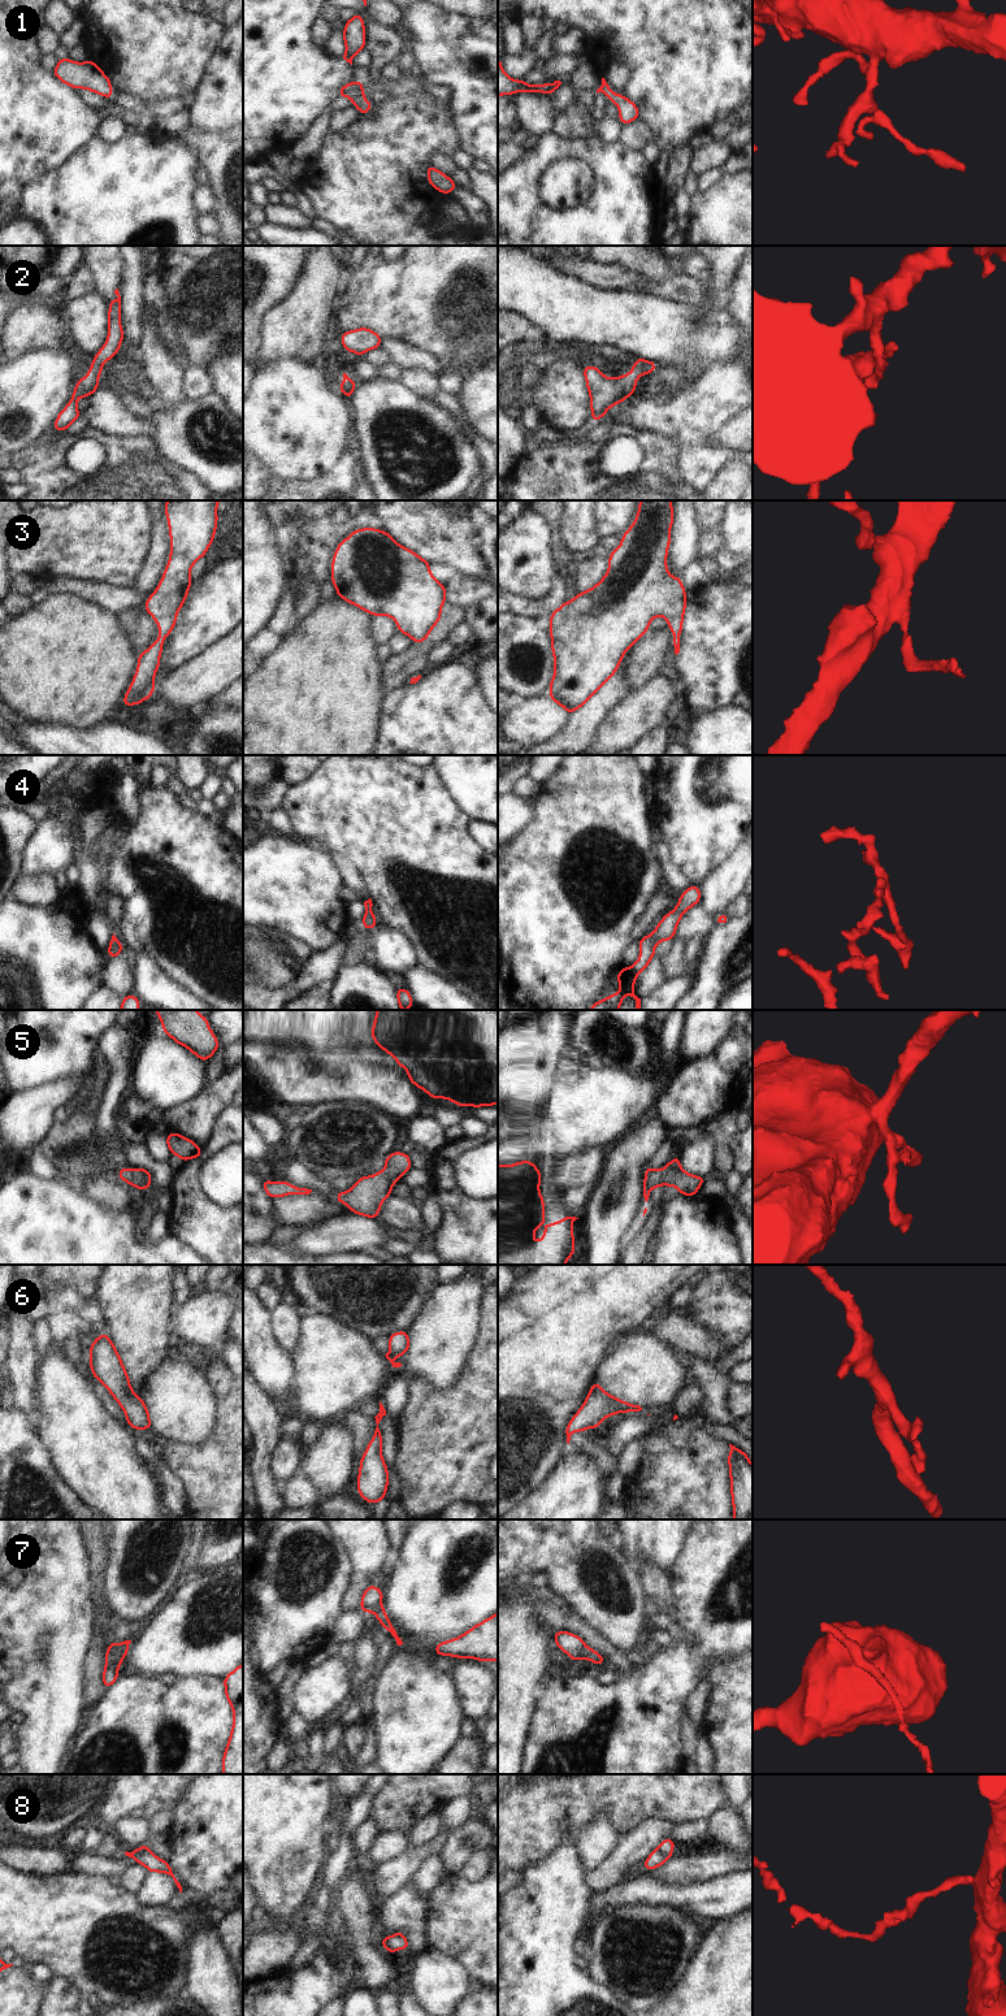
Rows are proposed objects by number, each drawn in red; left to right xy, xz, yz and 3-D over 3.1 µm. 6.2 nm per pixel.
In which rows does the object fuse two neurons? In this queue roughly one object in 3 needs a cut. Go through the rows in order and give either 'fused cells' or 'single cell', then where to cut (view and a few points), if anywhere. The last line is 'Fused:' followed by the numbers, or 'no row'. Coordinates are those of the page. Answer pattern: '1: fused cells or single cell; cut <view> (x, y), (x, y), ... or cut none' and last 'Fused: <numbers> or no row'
1: single cell; cut none
2: single cell; cut none
3: single cell; cut none
4: single cell; cut none
5: single cell; cut none
6: single cell; cut none
7: fused cells; cut yz (586, 1647), (584, 1657)
8: fused cells; cut xy (148, 1848), (134, 1858)
Fused: 7, 8

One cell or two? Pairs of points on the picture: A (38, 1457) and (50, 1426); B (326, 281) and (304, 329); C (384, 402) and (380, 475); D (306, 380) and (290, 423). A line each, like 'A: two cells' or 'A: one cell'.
A: two cells
B: one cell
C: one cell
D: one cell

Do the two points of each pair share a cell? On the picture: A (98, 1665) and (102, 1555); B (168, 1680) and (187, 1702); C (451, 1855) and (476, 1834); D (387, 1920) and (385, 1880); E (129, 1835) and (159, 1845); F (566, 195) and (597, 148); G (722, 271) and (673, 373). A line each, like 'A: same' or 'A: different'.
A: same
B: different
C: same
D: different
E: same
F: different
G: same

